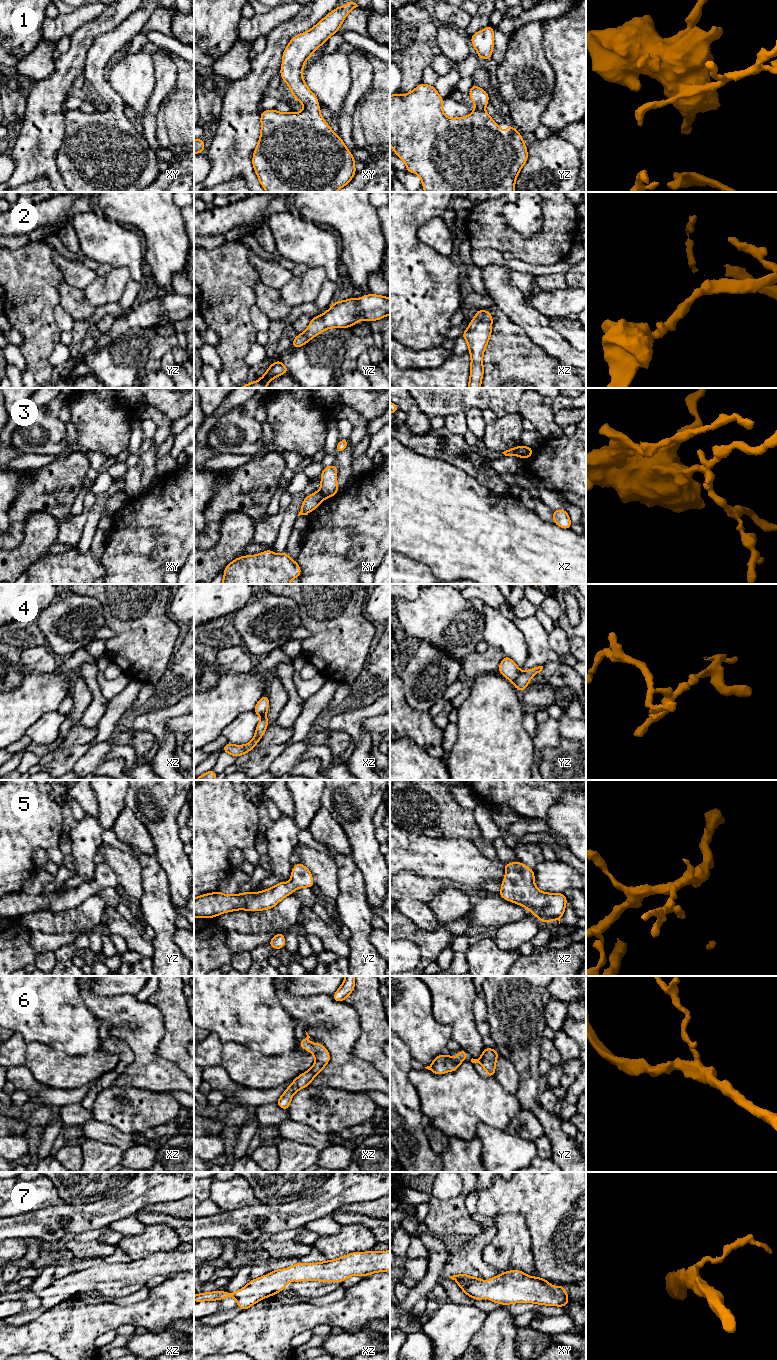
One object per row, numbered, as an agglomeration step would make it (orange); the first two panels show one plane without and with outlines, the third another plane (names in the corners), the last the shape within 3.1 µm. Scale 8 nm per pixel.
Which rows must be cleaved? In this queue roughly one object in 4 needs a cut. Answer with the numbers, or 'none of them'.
3, 4

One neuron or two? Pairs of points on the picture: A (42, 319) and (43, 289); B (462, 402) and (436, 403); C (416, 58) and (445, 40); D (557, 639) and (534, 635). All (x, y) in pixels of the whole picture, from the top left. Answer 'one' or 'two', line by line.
A: one
B: one
C: two
D: two

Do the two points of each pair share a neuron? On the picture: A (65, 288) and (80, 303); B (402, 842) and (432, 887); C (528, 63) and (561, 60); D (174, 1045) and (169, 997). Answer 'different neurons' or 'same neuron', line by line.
A: same neuron
B: different neurons
C: different neurons
D: same neuron

